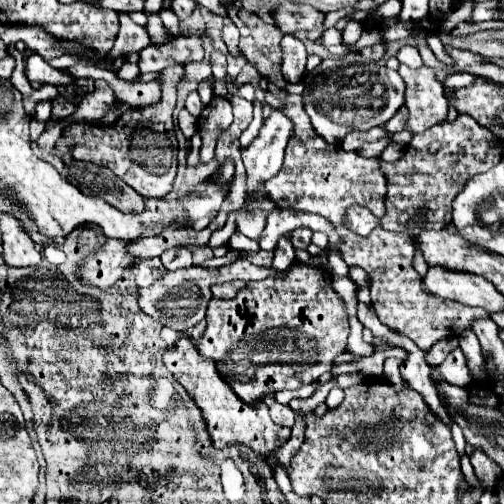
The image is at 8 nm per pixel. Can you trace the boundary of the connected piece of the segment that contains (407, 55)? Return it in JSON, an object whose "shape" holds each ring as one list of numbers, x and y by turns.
{"shape":[[403,46,403,48,399,50,399,54,397,54,397,60,399,60,401,64,413,68,413,70,415,70,415,68,423,68,423,60,421,60,419,52,417,52,415,48,411,48,411,46]]}

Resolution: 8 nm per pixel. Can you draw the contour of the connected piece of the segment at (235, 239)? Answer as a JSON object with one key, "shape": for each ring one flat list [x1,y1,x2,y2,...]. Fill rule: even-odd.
{"shape":[[237,232,231,236,229,246,234,250,243,250,247,252,258,252,260,250,258,241,251,240]]}

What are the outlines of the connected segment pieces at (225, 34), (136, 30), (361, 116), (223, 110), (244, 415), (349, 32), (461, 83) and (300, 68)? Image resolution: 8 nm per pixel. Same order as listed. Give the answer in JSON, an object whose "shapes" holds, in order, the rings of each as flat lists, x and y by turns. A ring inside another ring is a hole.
{"shapes":[[[225,16,225,22,223,22,223,28,221,28,221,40,227,44,227,50,231,56,241,56,241,48,239,48,239,30,237,26,231,22,229,16]],[[126,13,119,14,118,33,119,36,117,36,115,48,107,54,107,58,111,60,107,68,111,68,111,64,115,62,117,56,121,56,121,54,137,54,137,52,141,52,143,48,147,48,151,43,147,28,135,24]],[[385,66,379,68,379,84,373,84,371,88,367,84,355,84,349,78,345,78,341,84,323,84,323,72,331,72,325,68,319,68,315,72,315,78,307,80,305,92,303,92,303,102,305,102,305,112,311,118,311,126,315,134,319,134,323,140,329,144,337,144,345,138,351,128,355,130,369,130,373,126,383,126,391,116,397,114,397,110,403,106,405,98,405,82,399,76,397,70,389,70]],[[213,98,199,116,199,134,201,134,201,164,207,164,213,158,215,142,219,134,233,122,231,104,225,98]],[[189,338,179,340,177,346,173,346,173,348,169,348,165,352,163,362,165,362,167,370,171,372,171,376,187,390,187,394,195,400,195,404,203,412,203,420,207,424,209,436,213,440,213,446,217,450,223,450,223,448,227,448,231,444,245,444,261,460,269,460,273,456,273,452,279,450,289,440,291,430,273,424,273,420,269,418,269,410,267,410,265,404,249,406,245,402,239,402,239,398,233,394,233,390,217,374,215,362,203,358,197,352,193,340,189,340]],[[349,22,347,26,345,26,345,30,343,30,343,42,347,42,347,44,355,44,357,40,359,40,359,36,361,36,361,32,363,32,363,26,359,24,359,22]],[[454,72,449,74,446,77,444,85,447,87,461,88,473,84,473,82,475,82,475,80,478,79,481,79,489,84,497,84,498,86,502,86,502,84,495,83,490,78,484,76,476,76,469,73,461,73,461,72]],[[289,34,283,36,281,46,283,46,283,78,291,84,301,82,307,62,305,46,301,44,301,40]]]}

